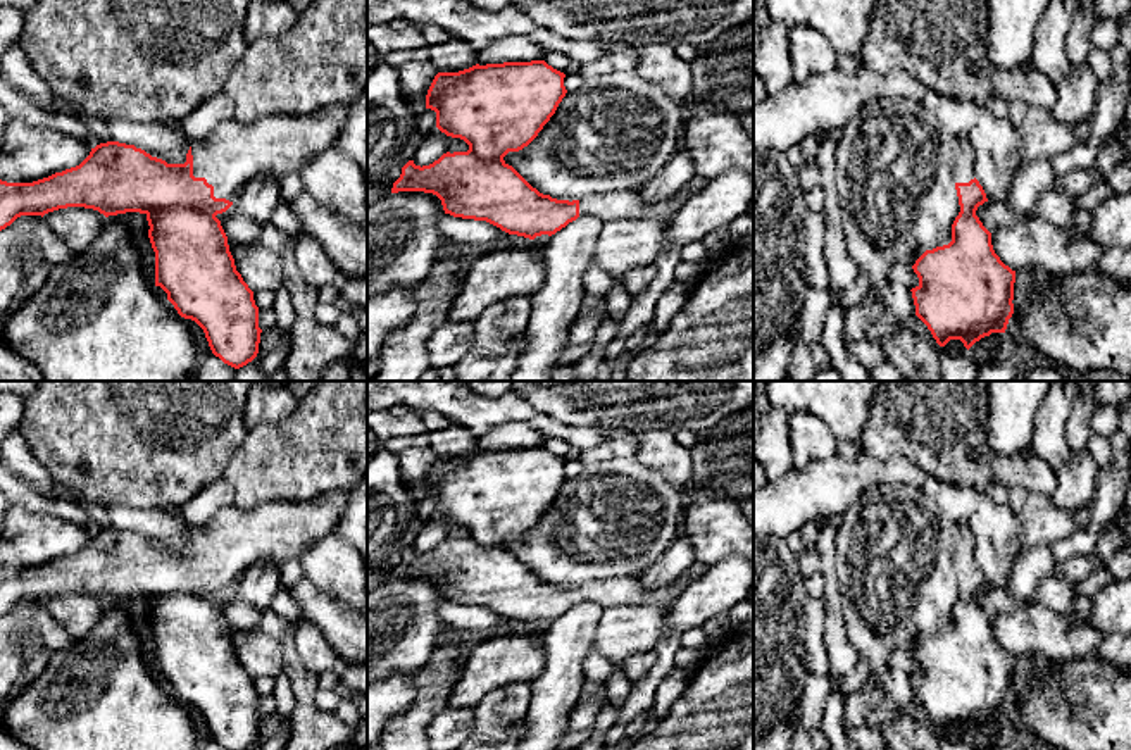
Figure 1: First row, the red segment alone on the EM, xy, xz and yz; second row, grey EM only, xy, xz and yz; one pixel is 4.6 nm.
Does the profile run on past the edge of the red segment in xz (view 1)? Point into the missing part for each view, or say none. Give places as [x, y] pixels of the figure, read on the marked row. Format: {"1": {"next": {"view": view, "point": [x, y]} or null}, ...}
{"1": {"next": {"view": "xz", "point": [623, 204]}}}

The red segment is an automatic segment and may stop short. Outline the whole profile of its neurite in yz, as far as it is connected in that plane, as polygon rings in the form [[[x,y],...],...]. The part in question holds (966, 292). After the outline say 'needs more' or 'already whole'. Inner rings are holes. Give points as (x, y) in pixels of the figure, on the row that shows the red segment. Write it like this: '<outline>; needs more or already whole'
[[[957,136],[952,176],[960,205],[952,241],[915,260],[919,284],[910,291],[915,316],[936,343],[960,340],[969,350],[991,333],[1005,333],[1014,314],[1015,271],[995,253],[991,233],[976,216],[988,198],[976,179],[976,152],[965,136]]]; needs more

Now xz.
[[[545,60],[531,62],[503,62],[472,66],[459,72],[438,72],[426,95],[426,109],[436,112],[436,128],[452,138],[460,138],[469,145],[467,152],[447,152],[429,166],[416,166],[409,160],[402,167],[400,178],[393,183],[391,193],[424,191],[441,200],[445,214],[462,219],[486,221],[509,234],[534,240],[541,234],[555,234],[578,217],[591,216],[602,222],[617,219],[655,219],[667,222],[676,209],[676,195],[659,202],[645,202],[638,190],[615,190],[609,193],[595,193],[581,200],[557,200],[533,188],[503,157],[509,152],[519,152],[528,147],[543,126],[555,114],[559,103],[566,97],[566,74],[548,66]]]; needs more

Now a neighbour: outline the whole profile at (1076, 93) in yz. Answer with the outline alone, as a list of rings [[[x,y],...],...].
[[[1088,64],[1074,67],[1071,74],[1057,84],[1057,100],[1048,109],[1050,114],[1067,124],[1090,117],[1095,107],[1098,83],[1100,79]]]

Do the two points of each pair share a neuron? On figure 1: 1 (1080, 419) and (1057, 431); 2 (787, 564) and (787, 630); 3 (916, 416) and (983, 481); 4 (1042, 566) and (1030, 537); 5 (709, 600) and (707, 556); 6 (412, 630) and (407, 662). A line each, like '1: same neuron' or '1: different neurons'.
1: different neurons
2: same neuron
3: same neuron
4: different neurons
5: different neurons
6: same neuron

